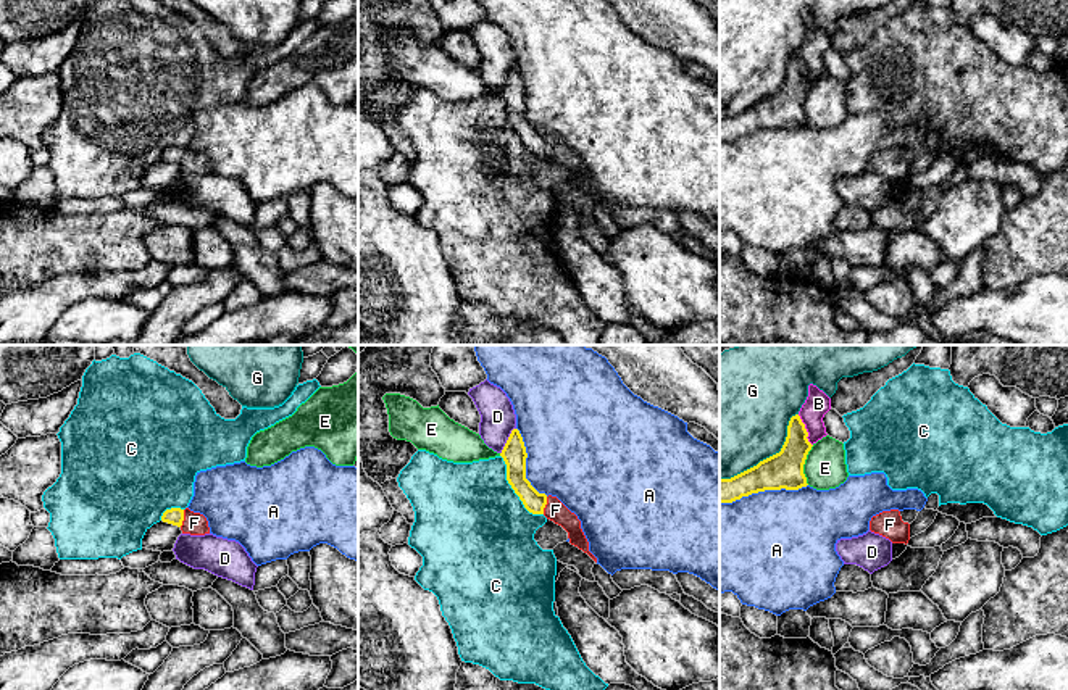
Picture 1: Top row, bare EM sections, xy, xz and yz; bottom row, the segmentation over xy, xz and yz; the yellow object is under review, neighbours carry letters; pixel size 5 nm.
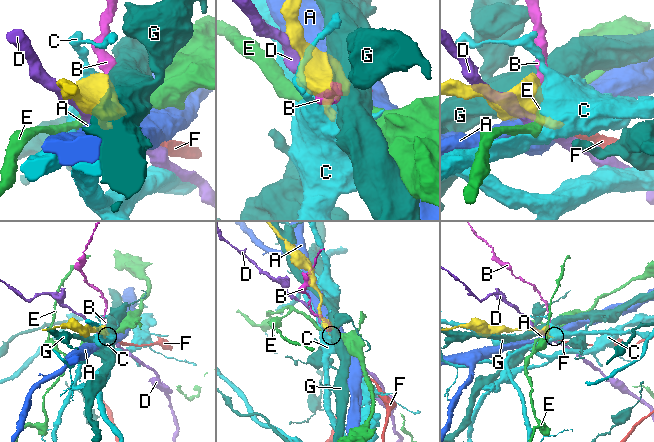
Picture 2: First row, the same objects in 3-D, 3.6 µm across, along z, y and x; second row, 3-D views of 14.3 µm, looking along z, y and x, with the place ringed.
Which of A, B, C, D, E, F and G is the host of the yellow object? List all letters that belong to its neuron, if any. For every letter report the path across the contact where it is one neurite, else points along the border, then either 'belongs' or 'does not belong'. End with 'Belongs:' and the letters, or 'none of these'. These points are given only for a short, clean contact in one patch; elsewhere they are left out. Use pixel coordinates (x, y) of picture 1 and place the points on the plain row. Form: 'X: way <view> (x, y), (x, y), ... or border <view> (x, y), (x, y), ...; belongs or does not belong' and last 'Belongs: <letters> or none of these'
A: does not belong
B: does not belong
C: does not belong
D: does not belong
E: does not belong
F: way xy (175, 155), (183, 157), (194, 162); belongs
G: does not belong
Belongs: F

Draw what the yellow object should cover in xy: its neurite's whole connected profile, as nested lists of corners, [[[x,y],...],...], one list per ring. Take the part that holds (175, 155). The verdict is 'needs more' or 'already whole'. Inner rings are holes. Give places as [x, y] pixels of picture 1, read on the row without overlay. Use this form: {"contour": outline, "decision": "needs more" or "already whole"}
{"contour": [[[171,147],[166,148],[161,155],[163,161],[177,164],[182,172],[190,174],[205,174],[210,172],[208,160],[203,153],[194,152],[189,147]]], "decision": "needs more"}

